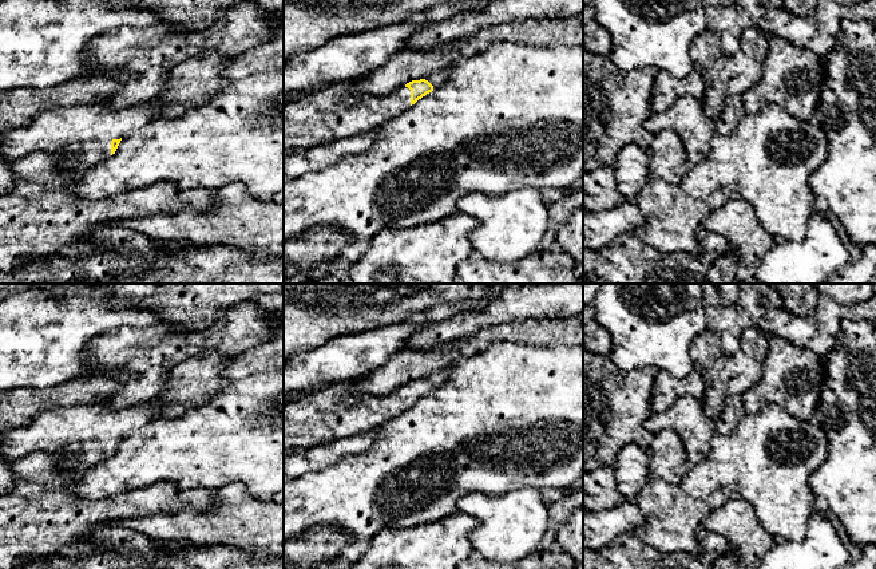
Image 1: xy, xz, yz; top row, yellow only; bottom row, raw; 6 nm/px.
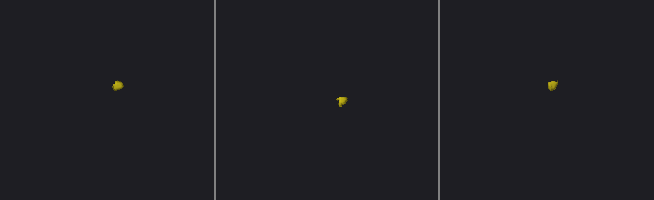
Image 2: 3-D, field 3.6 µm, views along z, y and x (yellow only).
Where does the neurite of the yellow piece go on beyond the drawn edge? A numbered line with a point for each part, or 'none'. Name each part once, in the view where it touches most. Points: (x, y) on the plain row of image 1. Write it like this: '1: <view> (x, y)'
1: xy (79, 437)

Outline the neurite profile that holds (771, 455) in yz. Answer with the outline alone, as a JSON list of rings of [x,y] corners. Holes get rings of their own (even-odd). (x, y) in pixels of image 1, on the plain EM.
[[[774,403],[765,404],[757,412],[746,414],[730,435],[716,434],[707,457],[685,473],[681,487],[693,498],[707,499],[722,486],[733,486],[740,497],[753,506],[764,530],[786,541],[801,541],[805,538],[810,513],[820,505],[809,478],[827,459],[827,453],[827,435],[816,422],[800,420]]]

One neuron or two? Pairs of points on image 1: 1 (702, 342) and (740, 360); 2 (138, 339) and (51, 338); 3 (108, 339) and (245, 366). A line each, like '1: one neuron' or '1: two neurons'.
1: one neuron
2: two neurons
3: two neurons

